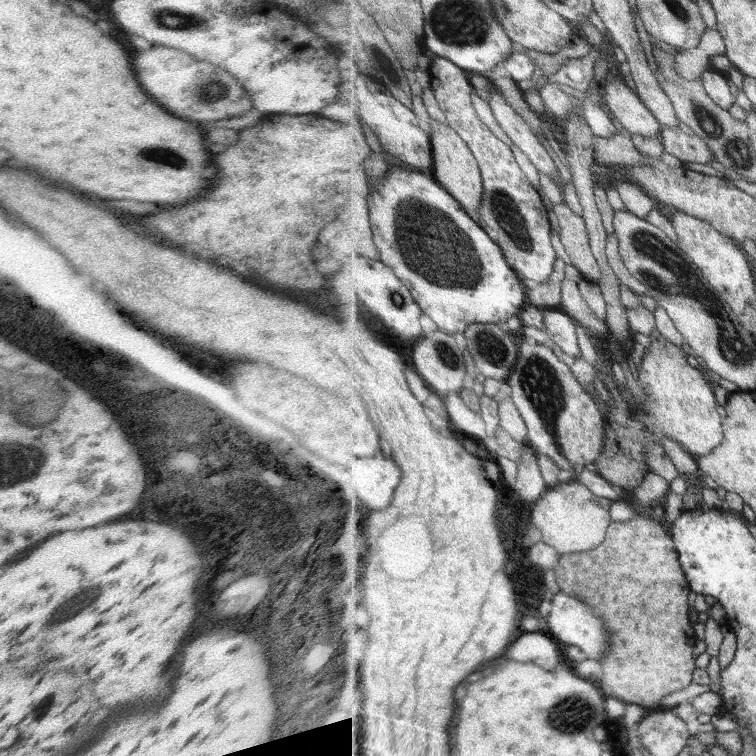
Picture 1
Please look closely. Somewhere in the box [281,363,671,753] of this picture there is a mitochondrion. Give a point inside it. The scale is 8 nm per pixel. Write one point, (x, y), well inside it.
(573, 715)

